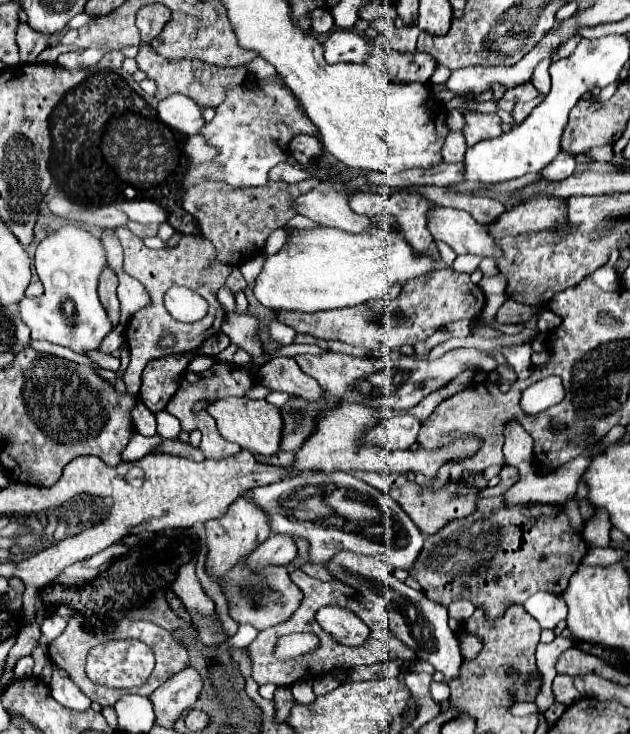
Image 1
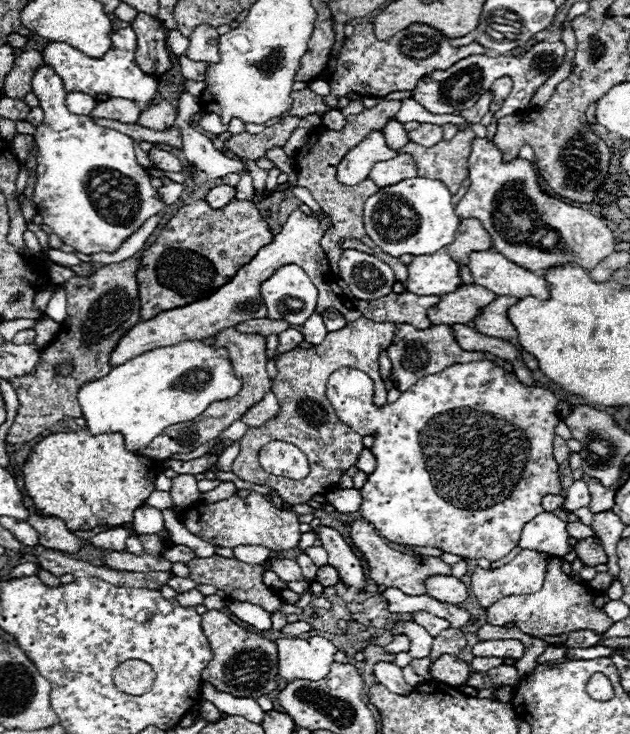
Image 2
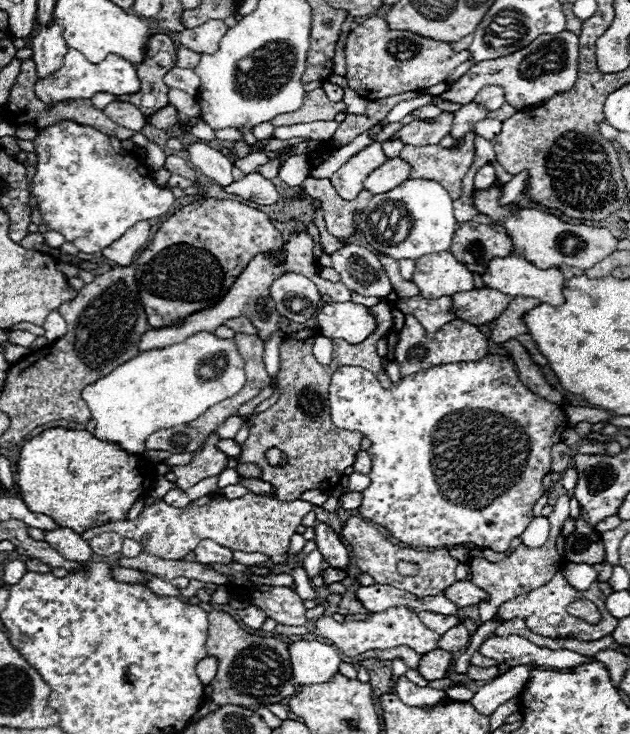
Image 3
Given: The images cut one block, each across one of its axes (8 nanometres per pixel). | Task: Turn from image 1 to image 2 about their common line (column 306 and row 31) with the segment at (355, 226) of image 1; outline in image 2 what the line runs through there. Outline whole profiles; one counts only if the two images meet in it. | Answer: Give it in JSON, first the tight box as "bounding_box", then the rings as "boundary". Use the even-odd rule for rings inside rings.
{"bounding_box":[186,24,218,62],"boundary":[[[200,24],[192,34],[190,34],[190,44],[186,50],[186,56],[190,60],[200,60],[200,62],[218,62],[218,32],[214,26]]]}

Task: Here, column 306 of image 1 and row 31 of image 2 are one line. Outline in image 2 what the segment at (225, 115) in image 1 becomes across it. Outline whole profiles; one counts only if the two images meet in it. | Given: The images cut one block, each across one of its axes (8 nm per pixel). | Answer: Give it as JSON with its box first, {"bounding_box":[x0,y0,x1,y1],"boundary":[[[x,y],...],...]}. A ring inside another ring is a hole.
{"bounding_box":[44,28,158,102],"boundary":[[[122,28],[112,34],[112,50],[106,52],[102,58],[88,58],[80,50],[72,48],[66,42],[52,42],[44,48],[44,60],[54,66],[56,74],[64,82],[66,92],[84,92],[90,96],[96,94],[106,94],[110,98],[126,98],[134,102],[152,102],[158,94],[158,82],[154,76],[144,74],[136,60],[134,60],[134,48],[136,48],[136,38],[132,28]]]}

